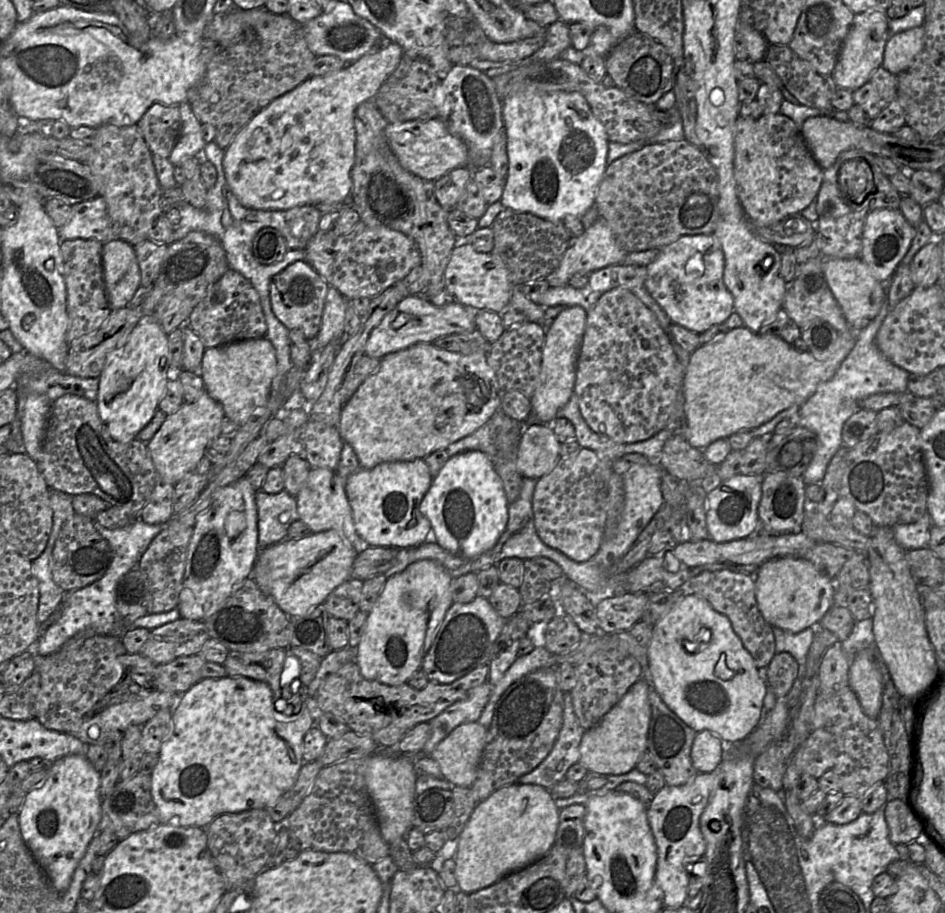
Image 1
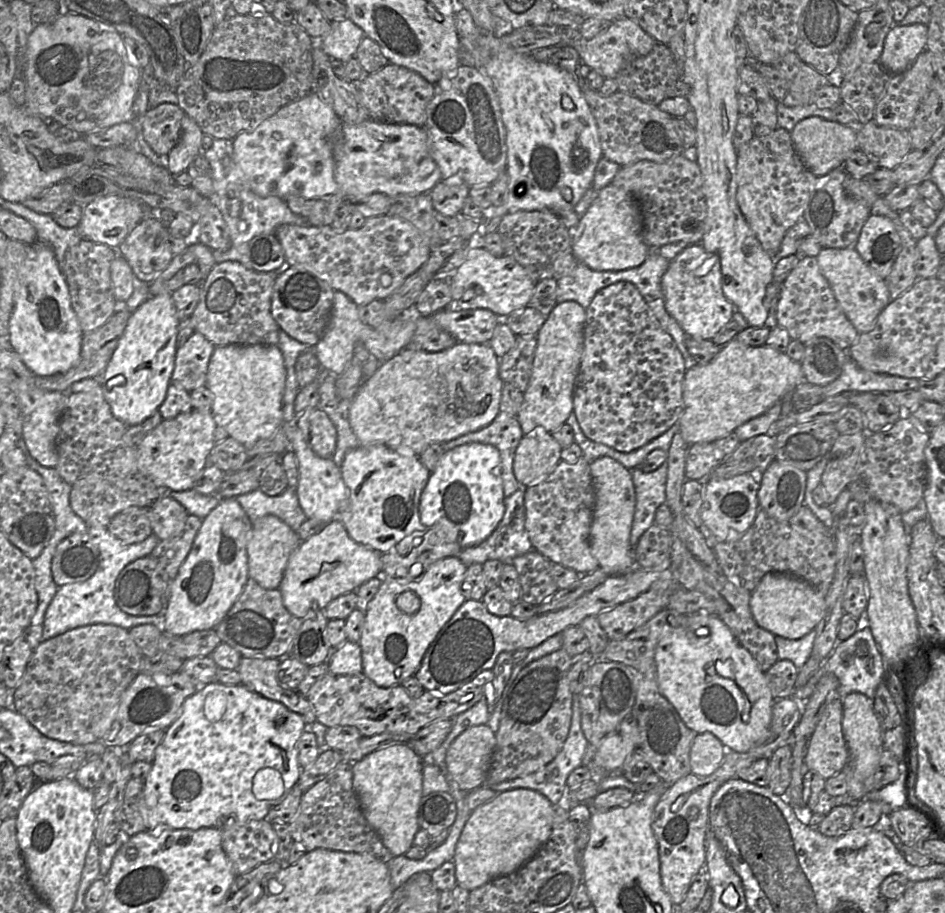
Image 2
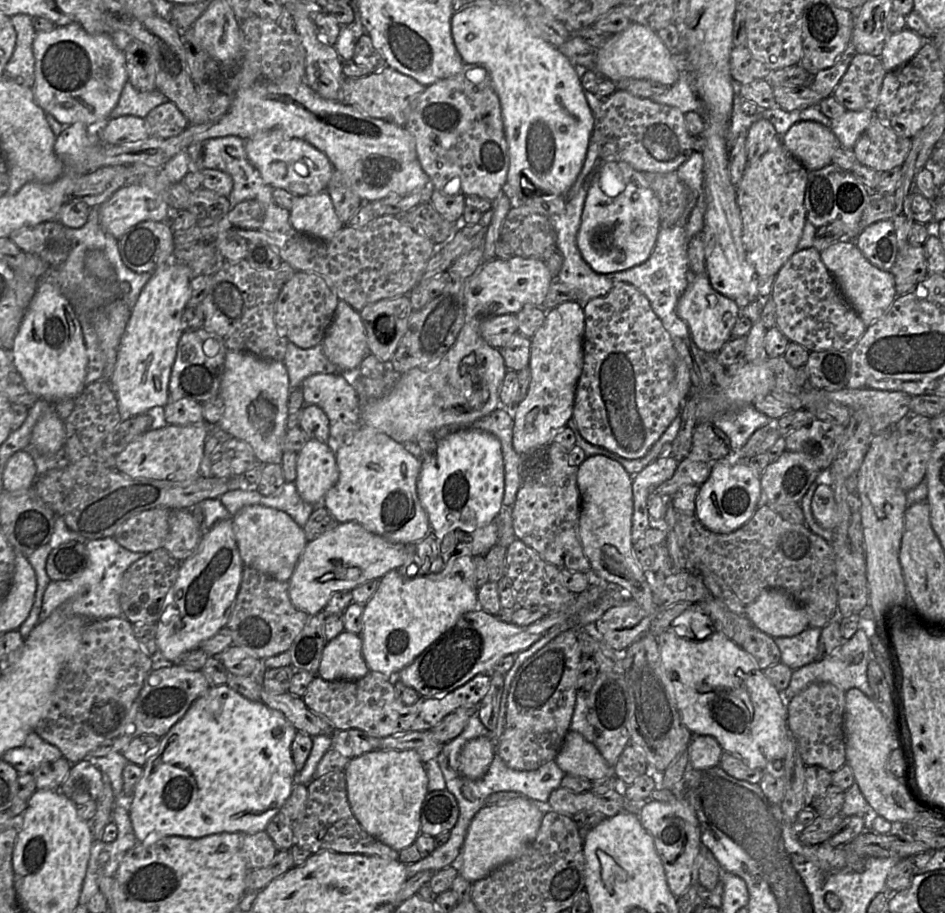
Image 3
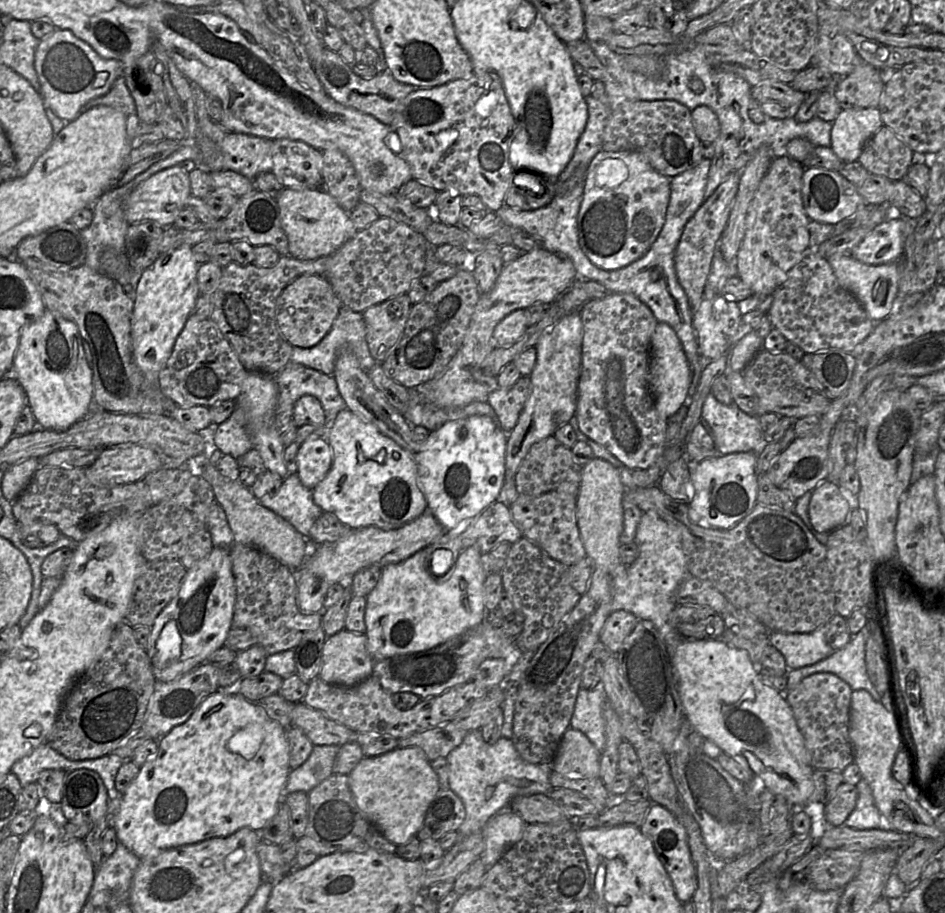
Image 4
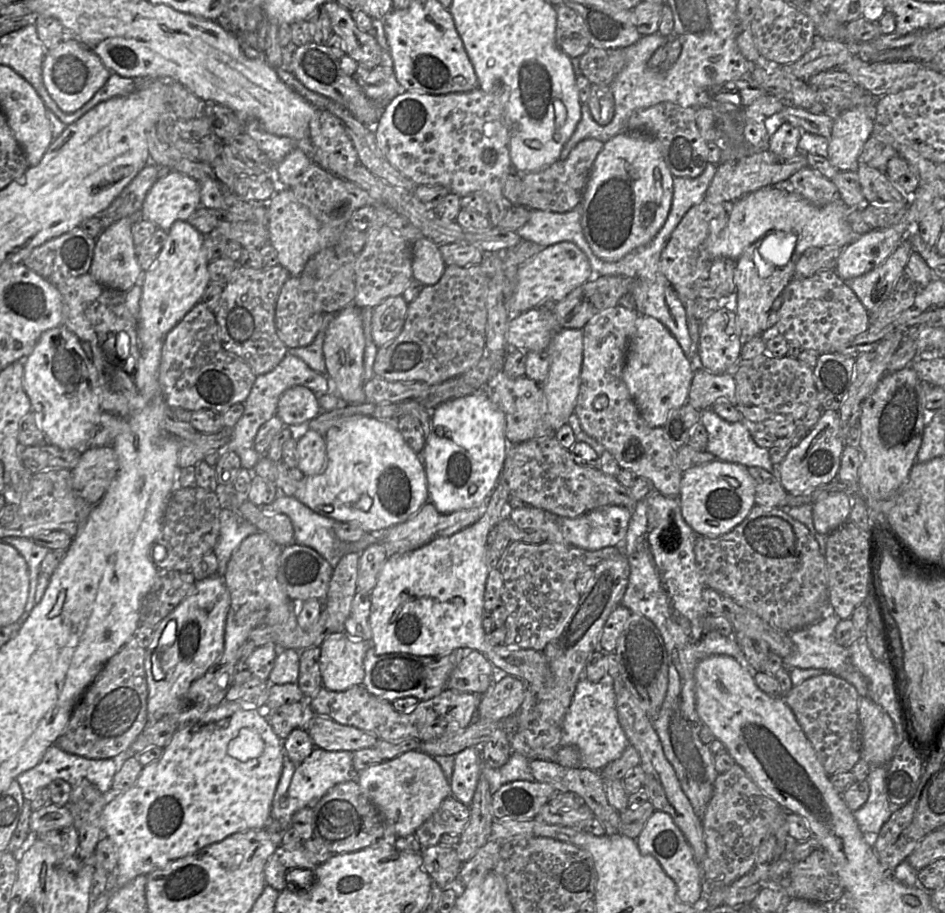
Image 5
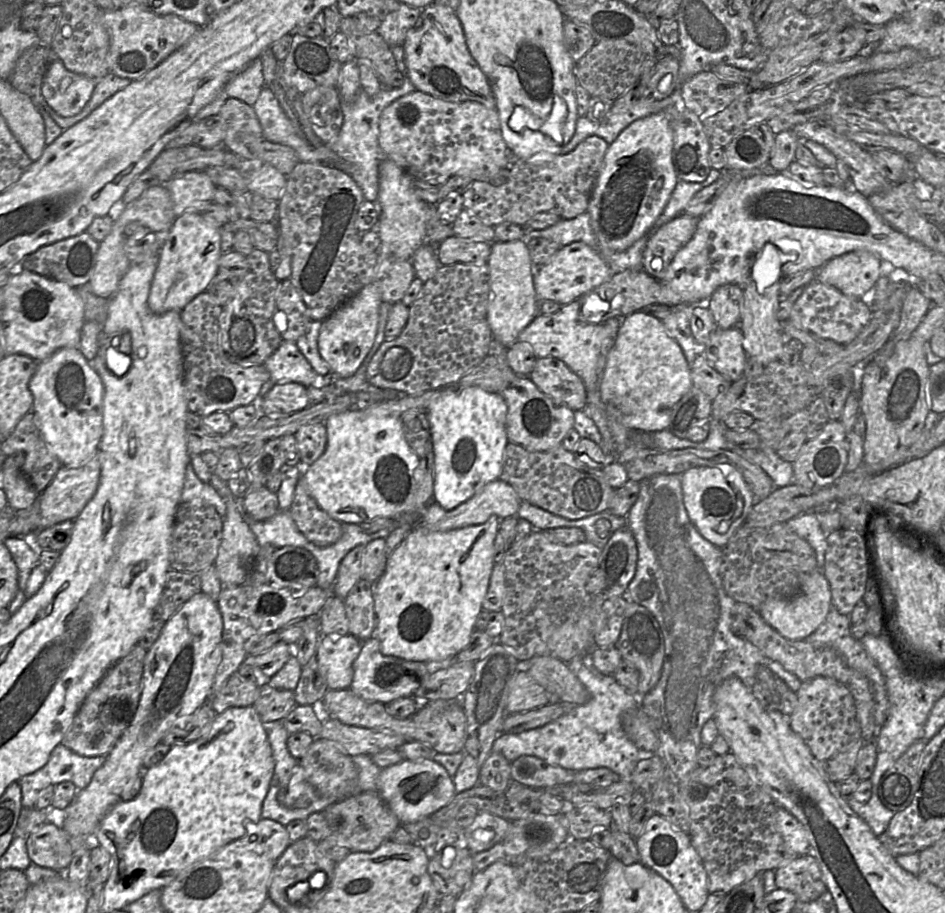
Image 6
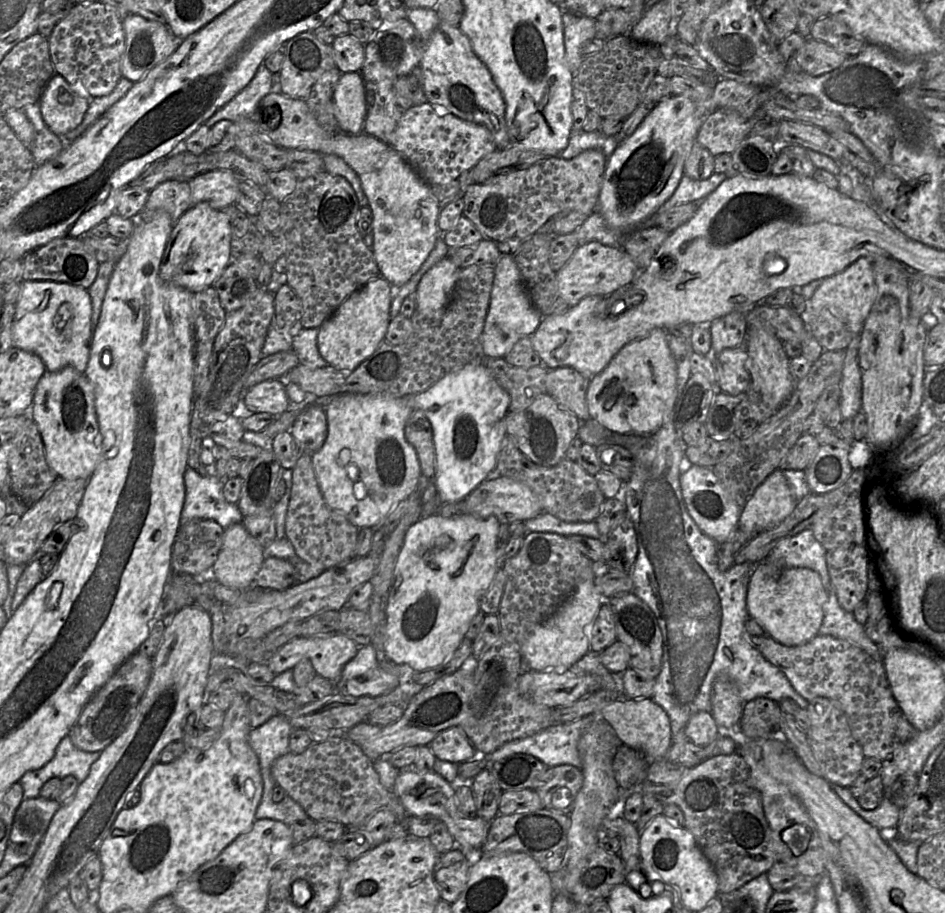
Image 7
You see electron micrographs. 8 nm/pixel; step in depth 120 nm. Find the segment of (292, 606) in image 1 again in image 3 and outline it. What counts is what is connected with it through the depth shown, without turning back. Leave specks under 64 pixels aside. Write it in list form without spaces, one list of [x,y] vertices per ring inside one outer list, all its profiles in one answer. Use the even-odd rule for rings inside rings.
[[[356,522],[338,523],[332,530],[306,544],[288,581],[290,600],[298,610],[310,616],[316,615],[324,609],[334,593],[352,591],[400,568],[406,559],[406,545],[391,543]]]

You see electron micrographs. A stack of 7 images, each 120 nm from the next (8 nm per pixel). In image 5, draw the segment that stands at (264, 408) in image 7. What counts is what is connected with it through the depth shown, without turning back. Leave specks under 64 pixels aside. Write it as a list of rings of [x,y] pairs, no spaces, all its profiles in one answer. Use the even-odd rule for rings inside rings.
[[[296,385],[282,393],[276,415],[284,426],[297,426],[308,424],[321,411],[318,396],[308,387]]]

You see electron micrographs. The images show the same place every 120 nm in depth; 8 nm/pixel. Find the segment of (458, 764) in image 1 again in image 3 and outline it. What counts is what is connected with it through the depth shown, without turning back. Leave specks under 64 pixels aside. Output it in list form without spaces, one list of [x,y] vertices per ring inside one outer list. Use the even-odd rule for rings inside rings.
[[[481,736],[469,740],[459,755],[461,773],[477,780],[485,775],[496,753],[495,743],[488,737]]]

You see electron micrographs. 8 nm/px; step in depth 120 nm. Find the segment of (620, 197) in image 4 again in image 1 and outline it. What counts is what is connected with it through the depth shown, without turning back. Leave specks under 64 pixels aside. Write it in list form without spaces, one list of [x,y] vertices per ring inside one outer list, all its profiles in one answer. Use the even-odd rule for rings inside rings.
[[[599,218],[589,228],[575,238],[570,238],[568,247],[559,266],[544,279],[550,287],[568,285],[575,274],[589,274],[610,265],[621,264],[628,253],[617,243],[607,223]]]

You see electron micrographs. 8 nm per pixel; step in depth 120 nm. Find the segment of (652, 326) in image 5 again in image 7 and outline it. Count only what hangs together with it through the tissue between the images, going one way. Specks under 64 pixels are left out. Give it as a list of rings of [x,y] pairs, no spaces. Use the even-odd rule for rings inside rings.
[[[655,328],[644,337],[624,345],[607,366],[590,379],[586,401],[590,417],[612,432],[650,435],[661,427],[665,416],[672,413],[677,396],[677,369],[668,346],[668,332]]]

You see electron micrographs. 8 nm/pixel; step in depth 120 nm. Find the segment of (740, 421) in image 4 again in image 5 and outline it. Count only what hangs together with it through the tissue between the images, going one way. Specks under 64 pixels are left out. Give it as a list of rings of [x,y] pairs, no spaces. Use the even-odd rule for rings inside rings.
[[[712,406],[702,411],[700,422],[708,432],[706,451],[716,459],[746,467],[758,466],[778,474],[778,466],[772,464],[769,450],[754,442],[743,422],[727,422],[715,413]]]

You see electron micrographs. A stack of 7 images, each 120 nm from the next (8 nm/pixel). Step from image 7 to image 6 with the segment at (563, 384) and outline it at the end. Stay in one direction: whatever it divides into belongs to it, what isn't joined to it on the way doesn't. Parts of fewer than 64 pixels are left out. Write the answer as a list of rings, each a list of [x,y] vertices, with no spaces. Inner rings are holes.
[[[537,358],[530,380],[555,403],[575,411],[584,410],[587,393],[582,380],[561,360]]]

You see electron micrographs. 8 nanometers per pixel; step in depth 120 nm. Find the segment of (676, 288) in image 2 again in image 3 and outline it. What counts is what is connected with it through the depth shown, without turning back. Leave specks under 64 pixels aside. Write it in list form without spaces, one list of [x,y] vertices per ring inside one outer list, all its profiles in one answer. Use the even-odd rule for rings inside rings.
[[[706,273],[691,276],[677,304],[678,316],[688,325],[692,339],[699,350],[717,354],[732,338],[731,331],[739,317],[739,305],[734,299],[717,292]]]

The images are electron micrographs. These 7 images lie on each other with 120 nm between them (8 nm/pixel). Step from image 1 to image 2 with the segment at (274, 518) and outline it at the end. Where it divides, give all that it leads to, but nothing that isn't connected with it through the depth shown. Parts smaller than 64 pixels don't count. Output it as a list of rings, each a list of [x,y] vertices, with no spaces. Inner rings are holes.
[[[290,487],[277,496],[268,496],[257,489],[237,496],[236,500],[252,524],[263,516],[274,515],[297,531],[307,519],[299,504],[295,489]]]

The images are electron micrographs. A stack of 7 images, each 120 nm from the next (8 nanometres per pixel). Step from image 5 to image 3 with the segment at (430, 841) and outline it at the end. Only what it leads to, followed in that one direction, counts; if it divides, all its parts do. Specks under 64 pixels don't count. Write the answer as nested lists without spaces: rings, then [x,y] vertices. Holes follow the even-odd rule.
[[[450,791],[429,792],[422,804],[421,833],[436,837],[442,832],[451,831],[458,817],[458,803]]]

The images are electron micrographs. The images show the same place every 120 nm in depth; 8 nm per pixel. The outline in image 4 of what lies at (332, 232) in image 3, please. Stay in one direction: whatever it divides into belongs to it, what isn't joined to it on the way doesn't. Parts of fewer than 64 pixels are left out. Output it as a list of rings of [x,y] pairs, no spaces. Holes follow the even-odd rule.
[[[284,188],[276,197],[281,226],[287,236],[289,256],[315,260],[330,256],[358,232],[348,212],[321,189]]]

